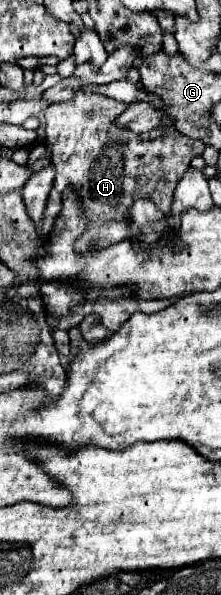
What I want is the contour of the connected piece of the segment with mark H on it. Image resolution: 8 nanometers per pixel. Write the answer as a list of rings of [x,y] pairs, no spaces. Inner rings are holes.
[[[77,92],[67,102],[51,104],[45,110],[47,136],[45,142],[51,150],[51,166],[55,168],[53,188],[45,206],[41,234],[47,236],[61,212],[63,196],[73,192],[85,204],[85,214],[91,218],[89,234],[93,244],[107,246],[117,240],[127,240],[133,236],[129,230],[129,218],[125,212],[133,204],[135,196],[149,196],[165,216],[171,212],[173,190],[177,180],[181,180],[193,156],[203,154],[203,144],[191,140],[173,128],[161,134],[153,142],[143,142],[141,146],[111,146],[111,122],[127,108],[123,102],[115,102],[105,96],[91,96]]]

